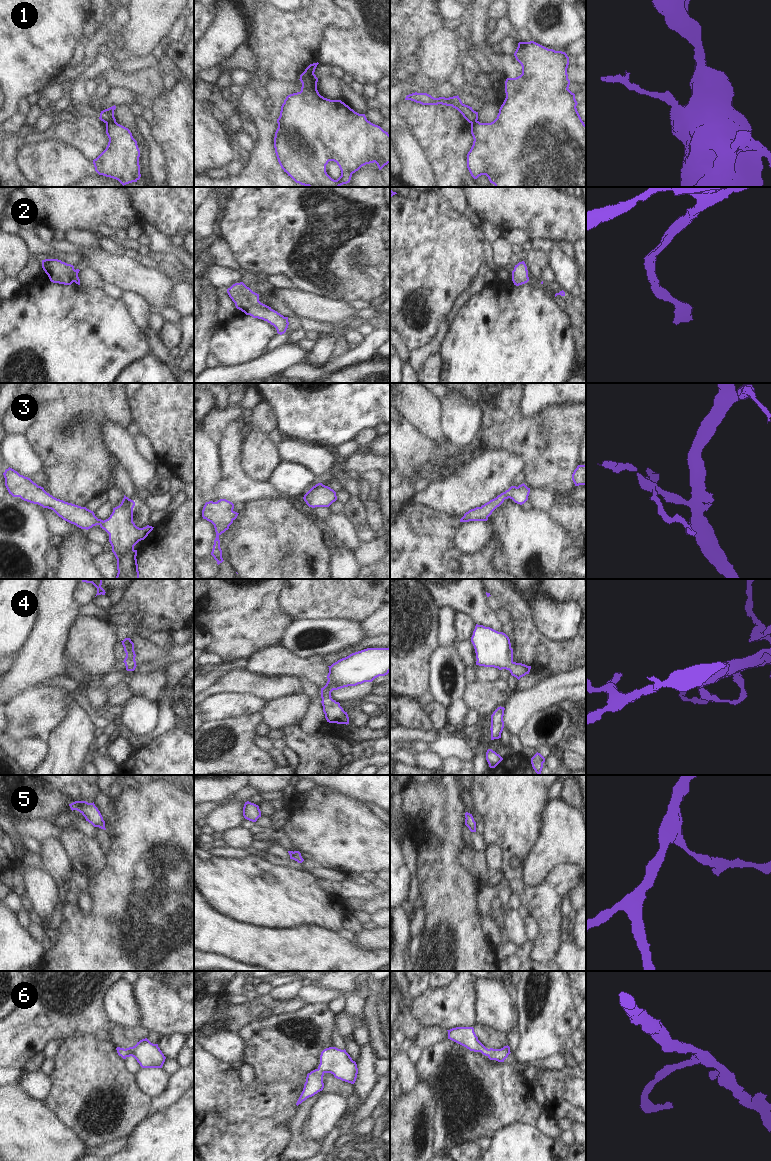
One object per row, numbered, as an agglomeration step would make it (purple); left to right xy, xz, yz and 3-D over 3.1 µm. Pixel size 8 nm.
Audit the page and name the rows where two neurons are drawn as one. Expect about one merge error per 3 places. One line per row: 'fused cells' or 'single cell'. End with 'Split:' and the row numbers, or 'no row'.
1: fused cells
2: single cell
3: single cell
4: single cell
5: single cell
6: single cell
Split: 1

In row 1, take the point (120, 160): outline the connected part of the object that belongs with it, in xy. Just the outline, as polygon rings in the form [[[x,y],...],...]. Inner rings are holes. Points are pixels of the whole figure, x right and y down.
[[[109,122],[106,123],[106,134],[109,142],[106,149],[93,160],[95,171],[99,175],[118,180],[123,186],[137,182],[141,177],[139,165],[140,150],[132,133],[128,128],[117,122]]]

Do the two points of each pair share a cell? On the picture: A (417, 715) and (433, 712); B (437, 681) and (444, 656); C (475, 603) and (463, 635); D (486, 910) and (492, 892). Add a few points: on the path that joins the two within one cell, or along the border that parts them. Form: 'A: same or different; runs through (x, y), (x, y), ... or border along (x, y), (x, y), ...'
A: different; border along (422, 707), (429, 716), (434, 728)
B: same; runs through (438, 675), (438, 669), (442, 662)
C: different; border along (457, 611), (467, 613), (476, 623)
D: same; runs through (486, 906), (486, 898), (488, 896)

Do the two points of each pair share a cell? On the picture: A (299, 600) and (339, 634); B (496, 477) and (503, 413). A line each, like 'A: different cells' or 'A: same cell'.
A: different cells
B: different cells

